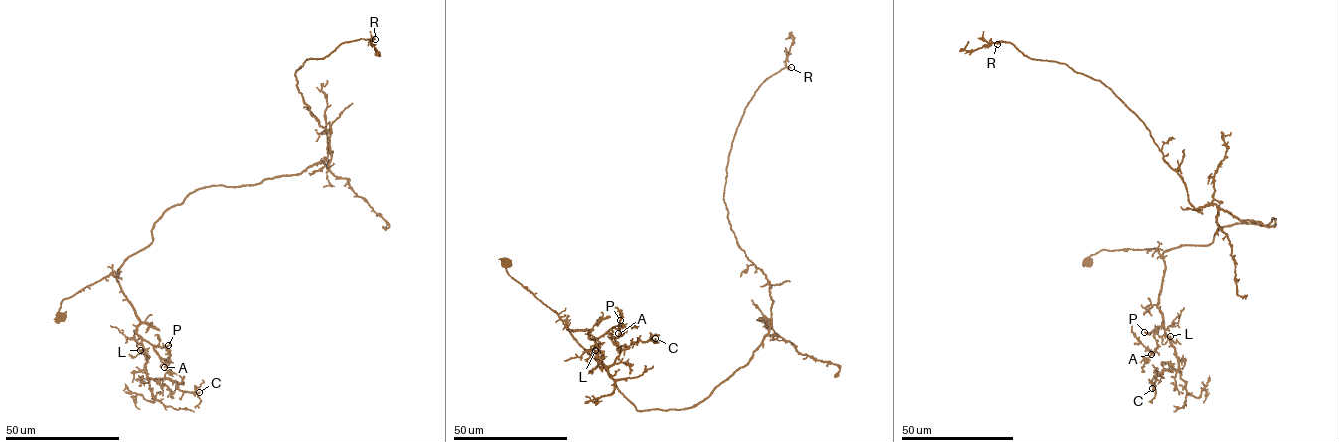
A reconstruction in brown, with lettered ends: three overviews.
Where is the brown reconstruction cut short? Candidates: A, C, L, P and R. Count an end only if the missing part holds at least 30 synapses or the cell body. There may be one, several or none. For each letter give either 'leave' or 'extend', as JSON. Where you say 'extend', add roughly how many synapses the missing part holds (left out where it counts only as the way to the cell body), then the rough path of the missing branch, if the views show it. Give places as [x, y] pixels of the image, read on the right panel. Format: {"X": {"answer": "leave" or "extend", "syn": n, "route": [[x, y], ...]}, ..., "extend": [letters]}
{"A": {"answer": "leave"}, "C": {"answer": "leave"}, "L": {"answer": "leave"}, "P": {"answer": "leave"}, "R": {"answer": "extend", "syn": 60, "route": [[997, 44], [990, 49], [985, 66]]}, "extend": ["R"]}

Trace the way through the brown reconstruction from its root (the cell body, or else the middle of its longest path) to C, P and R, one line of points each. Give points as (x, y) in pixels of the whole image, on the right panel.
C: (1088, 263), (1091, 255), (1103, 249), (1158, 249), (1165, 271), (1157, 308), (1179, 369), (1158, 373), (1152, 388)
P: (1088, 263), (1091, 255), (1103, 249), (1158, 248), (1164, 263), (1157, 305), (1163, 322), (1154, 332), (1144, 332)
R: (1088, 263), (1103, 249), (1207, 246), (1220, 227), (1275, 220), (1195, 209), (1111, 89), (997, 44)

